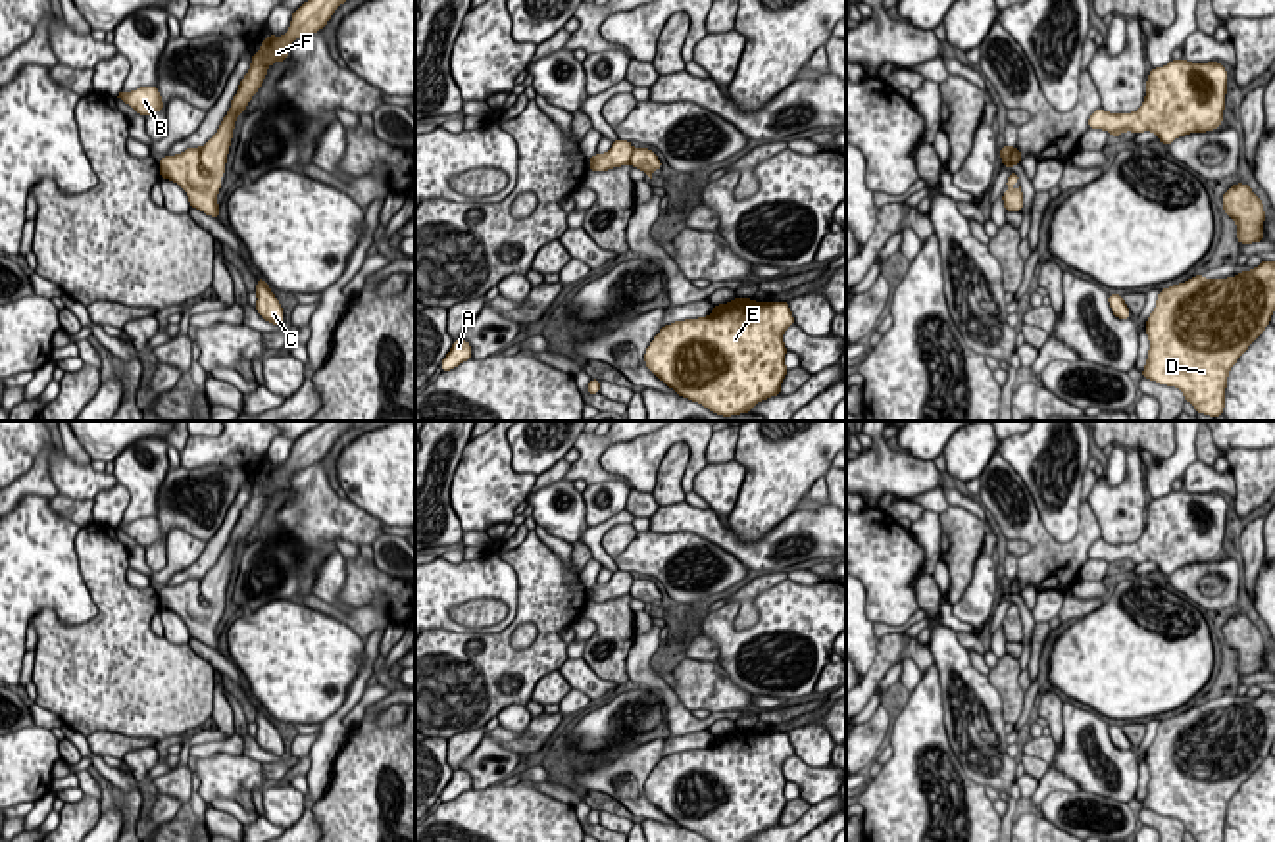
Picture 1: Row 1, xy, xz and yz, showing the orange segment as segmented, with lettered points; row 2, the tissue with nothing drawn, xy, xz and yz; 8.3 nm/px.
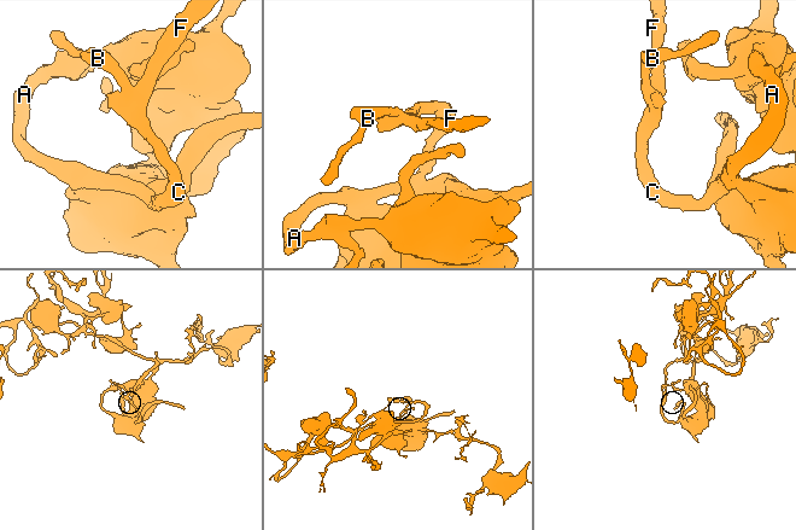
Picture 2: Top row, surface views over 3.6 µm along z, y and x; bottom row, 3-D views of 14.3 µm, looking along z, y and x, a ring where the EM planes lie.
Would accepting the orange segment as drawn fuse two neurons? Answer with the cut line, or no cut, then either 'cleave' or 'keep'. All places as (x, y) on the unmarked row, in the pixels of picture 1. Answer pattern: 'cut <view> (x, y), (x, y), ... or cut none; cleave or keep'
cut none; keep

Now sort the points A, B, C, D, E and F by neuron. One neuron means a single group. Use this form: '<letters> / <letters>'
A B C D E F

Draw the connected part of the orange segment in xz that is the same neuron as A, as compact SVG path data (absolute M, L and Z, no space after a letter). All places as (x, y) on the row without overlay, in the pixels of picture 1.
M454 771L450 782L446 784L446 788L440 794L442 802L452 802L454 798L458 798L460 794L471 790L471 775L467 771Z

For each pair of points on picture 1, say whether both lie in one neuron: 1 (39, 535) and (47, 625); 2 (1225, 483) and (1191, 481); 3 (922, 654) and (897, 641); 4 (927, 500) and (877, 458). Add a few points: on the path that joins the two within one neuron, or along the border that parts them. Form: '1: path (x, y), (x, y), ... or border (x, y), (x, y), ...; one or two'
1: border (56, 612), (39, 610), (27, 625); two
2: path (1218, 481), (1199, 481); one
3: path (916, 652), (902, 646); one
4: border (941, 487), (906, 498); two

